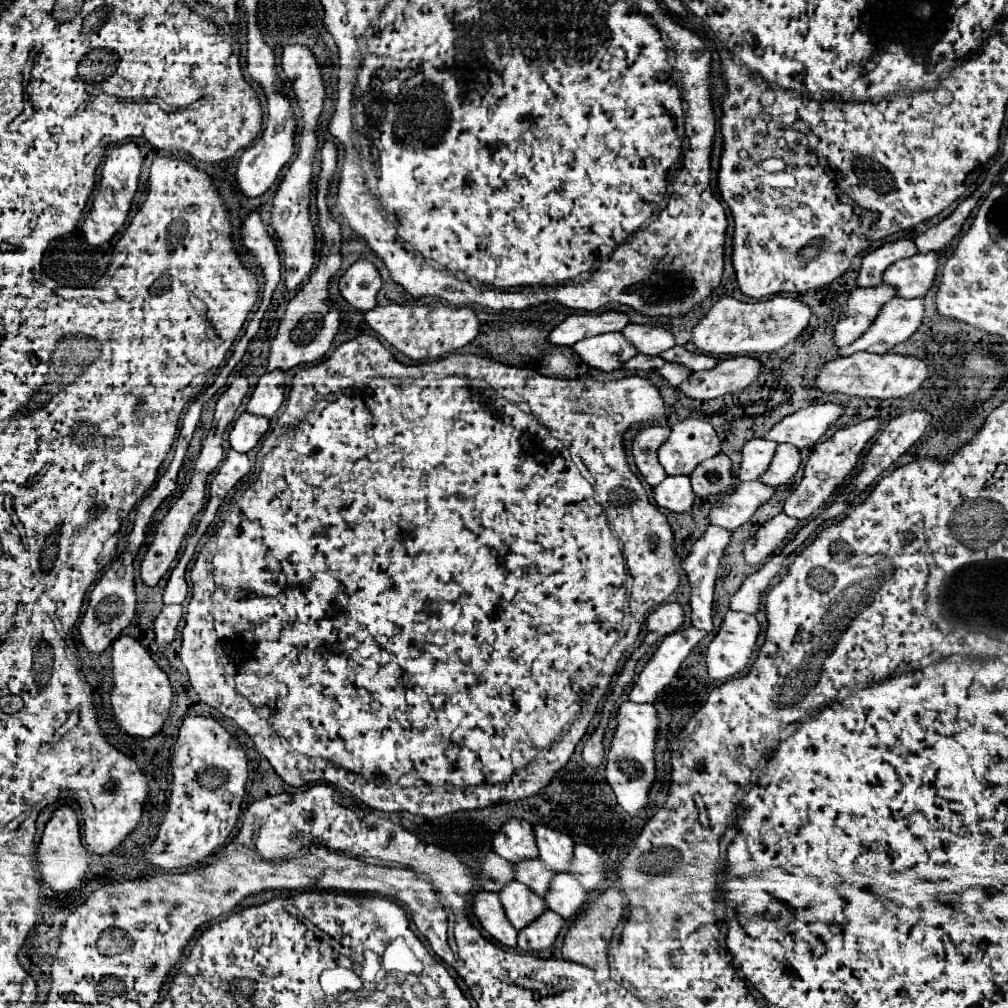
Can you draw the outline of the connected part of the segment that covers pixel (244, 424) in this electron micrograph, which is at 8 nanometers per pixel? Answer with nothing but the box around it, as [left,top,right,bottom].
[230,413,270,453]

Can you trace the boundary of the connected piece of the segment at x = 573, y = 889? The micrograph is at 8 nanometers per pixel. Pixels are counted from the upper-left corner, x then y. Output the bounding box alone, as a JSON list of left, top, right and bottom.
[546,873,588,919]

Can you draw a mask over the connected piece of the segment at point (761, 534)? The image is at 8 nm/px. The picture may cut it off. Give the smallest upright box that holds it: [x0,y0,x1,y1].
[744,513,798,565]

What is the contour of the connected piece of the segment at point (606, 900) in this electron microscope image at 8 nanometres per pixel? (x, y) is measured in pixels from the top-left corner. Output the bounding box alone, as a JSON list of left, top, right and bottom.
[562,887,624,983]

